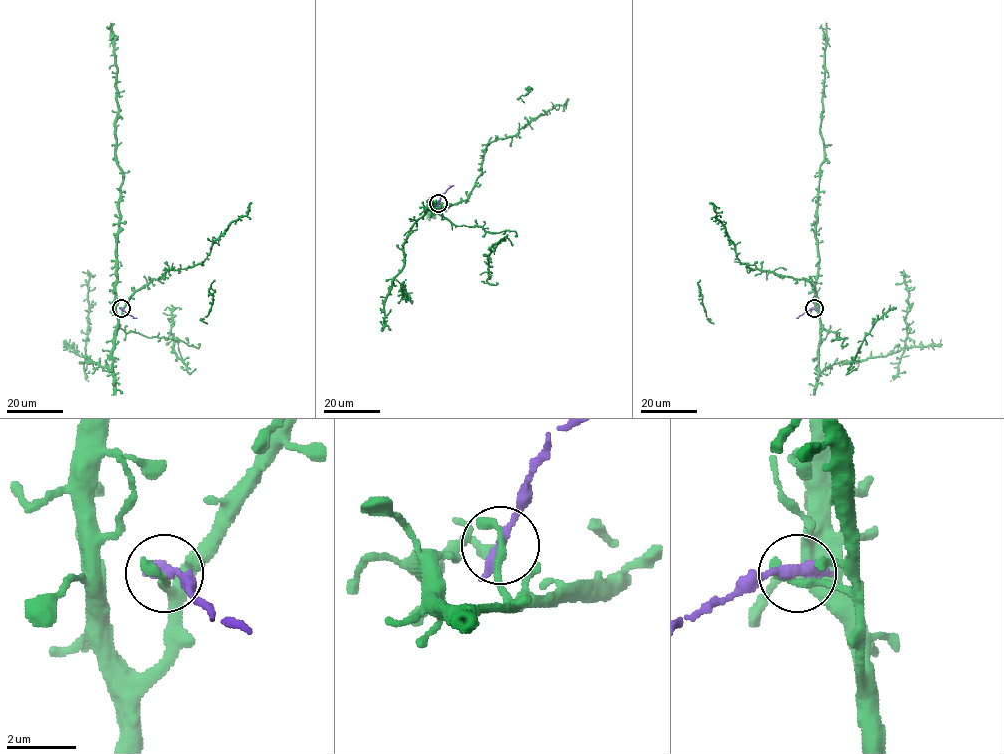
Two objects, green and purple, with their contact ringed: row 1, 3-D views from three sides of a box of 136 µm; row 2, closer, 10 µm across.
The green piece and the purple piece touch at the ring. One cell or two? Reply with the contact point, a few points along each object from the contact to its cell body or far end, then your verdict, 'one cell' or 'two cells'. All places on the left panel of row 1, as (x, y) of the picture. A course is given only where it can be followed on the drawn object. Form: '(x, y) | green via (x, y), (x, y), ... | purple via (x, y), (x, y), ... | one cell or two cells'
(121, 308) | green via (121, 308), (119, 316), (115, 281), (122, 169), (116, 159), (116, 56), (112, 32), (106, 27) | purple via (121, 308), (136, 318) | two cells

